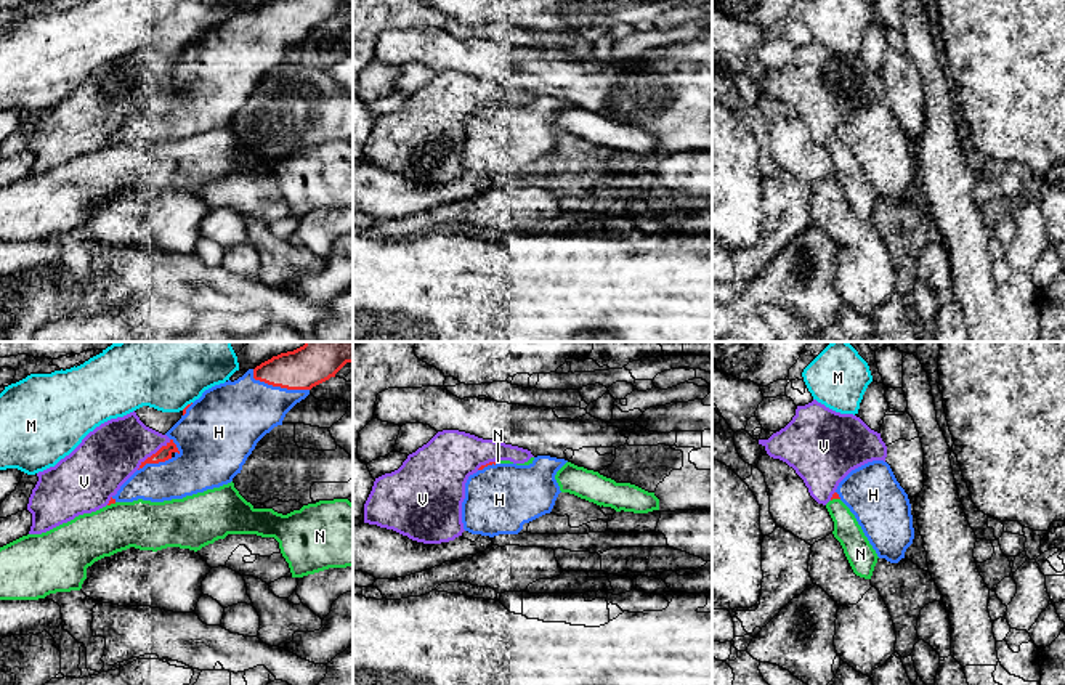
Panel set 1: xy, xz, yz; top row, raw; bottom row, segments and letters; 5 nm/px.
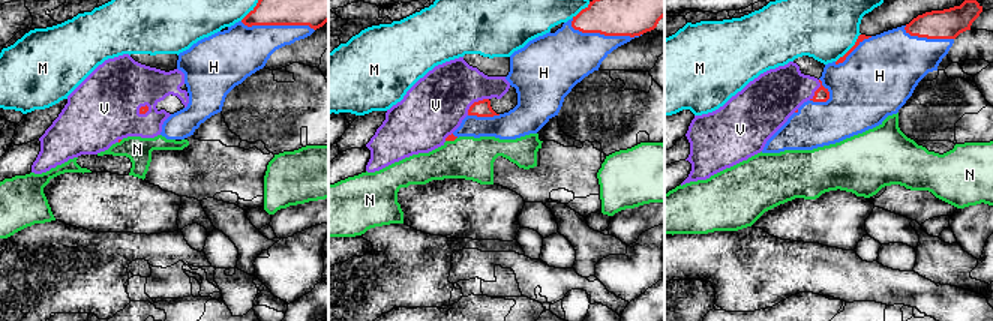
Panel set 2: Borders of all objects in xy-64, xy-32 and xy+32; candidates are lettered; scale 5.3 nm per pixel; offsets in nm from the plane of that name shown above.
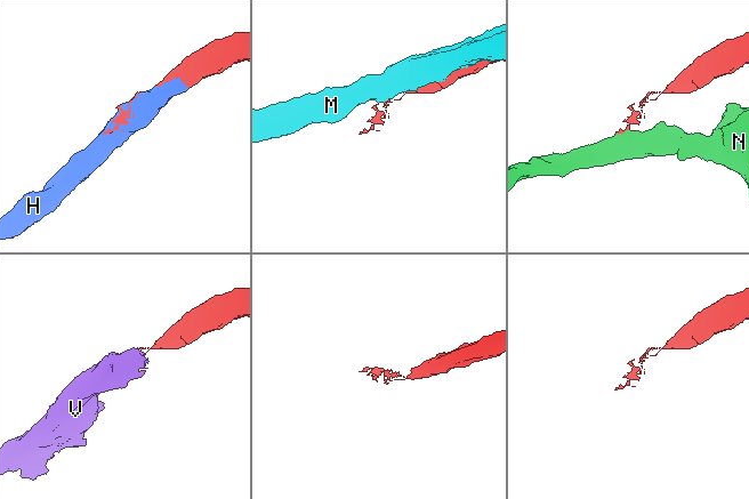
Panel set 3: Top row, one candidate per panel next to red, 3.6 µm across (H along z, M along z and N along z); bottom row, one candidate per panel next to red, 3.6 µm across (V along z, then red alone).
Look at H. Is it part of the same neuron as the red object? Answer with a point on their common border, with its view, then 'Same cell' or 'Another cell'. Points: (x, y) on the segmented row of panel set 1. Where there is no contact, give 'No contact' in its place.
Touches red at xy (278, 385). Same cell

